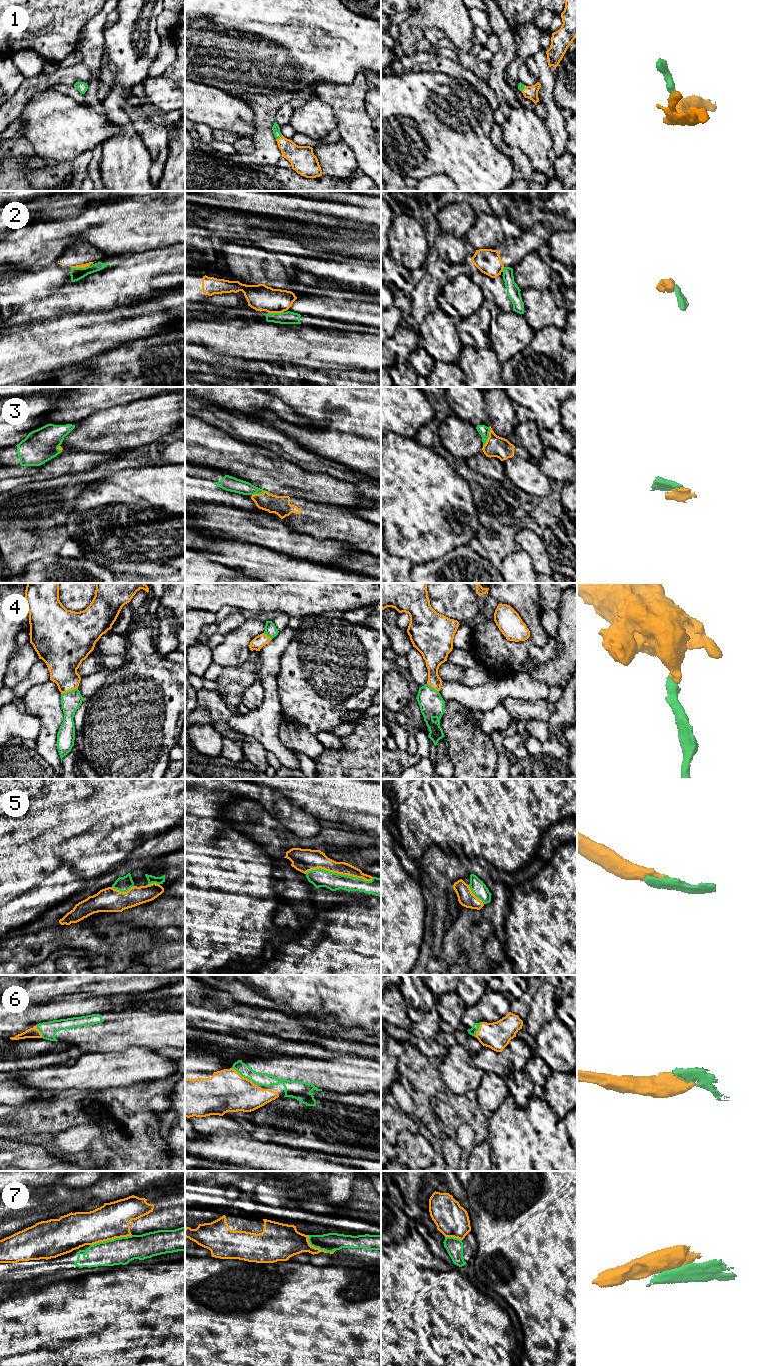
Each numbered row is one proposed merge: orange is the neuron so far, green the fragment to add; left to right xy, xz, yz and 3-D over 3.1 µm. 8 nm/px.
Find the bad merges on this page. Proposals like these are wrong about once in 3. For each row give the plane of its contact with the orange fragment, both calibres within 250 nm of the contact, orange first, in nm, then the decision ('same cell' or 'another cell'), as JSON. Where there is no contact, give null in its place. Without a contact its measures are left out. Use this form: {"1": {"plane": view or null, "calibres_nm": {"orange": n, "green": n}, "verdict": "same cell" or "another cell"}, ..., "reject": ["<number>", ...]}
{"1": {"plane": "xz", "calibres_nm": {"orange": 200, "green": 60}, "verdict": "same cell"}, "2": {"plane": "xy", "calibres_nm": {"orange": 30, "green": 100}, "verdict": "another cell"}, "3": {"plane": "yz", "calibres_nm": {"orange": 170, "green": 90}, "verdict": "same cell"}, "4": {"plane": "xy", "calibres_nm": {"orange": 260, "green": 160}, "verdict": "same cell"}, "5": {"plane": "xz", "calibres_nm": {"orange": 160, "green": 140}, "verdict": "same cell"}, "6": {"plane": "xz", "calibres_nm": {"orange": 340, "green": 110}, "verdict": "same cell"}, "7": {"plane": "xy", "calibres_nm": {"orange": 280, "green": 220}, "verdict": "another cell"}, "reject": ["2", "7"]}

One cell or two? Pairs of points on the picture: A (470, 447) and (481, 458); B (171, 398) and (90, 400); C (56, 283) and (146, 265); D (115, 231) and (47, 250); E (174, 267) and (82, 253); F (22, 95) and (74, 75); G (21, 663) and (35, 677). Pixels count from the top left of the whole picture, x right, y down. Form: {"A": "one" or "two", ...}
{"A": "two", "B": "two", "C": "one", "D": "one", "E": "two", "F": "one", "G": "two"}

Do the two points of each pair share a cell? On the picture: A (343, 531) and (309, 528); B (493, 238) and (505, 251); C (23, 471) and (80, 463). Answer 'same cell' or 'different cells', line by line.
A: same cell
B: different cells
C: same cell

